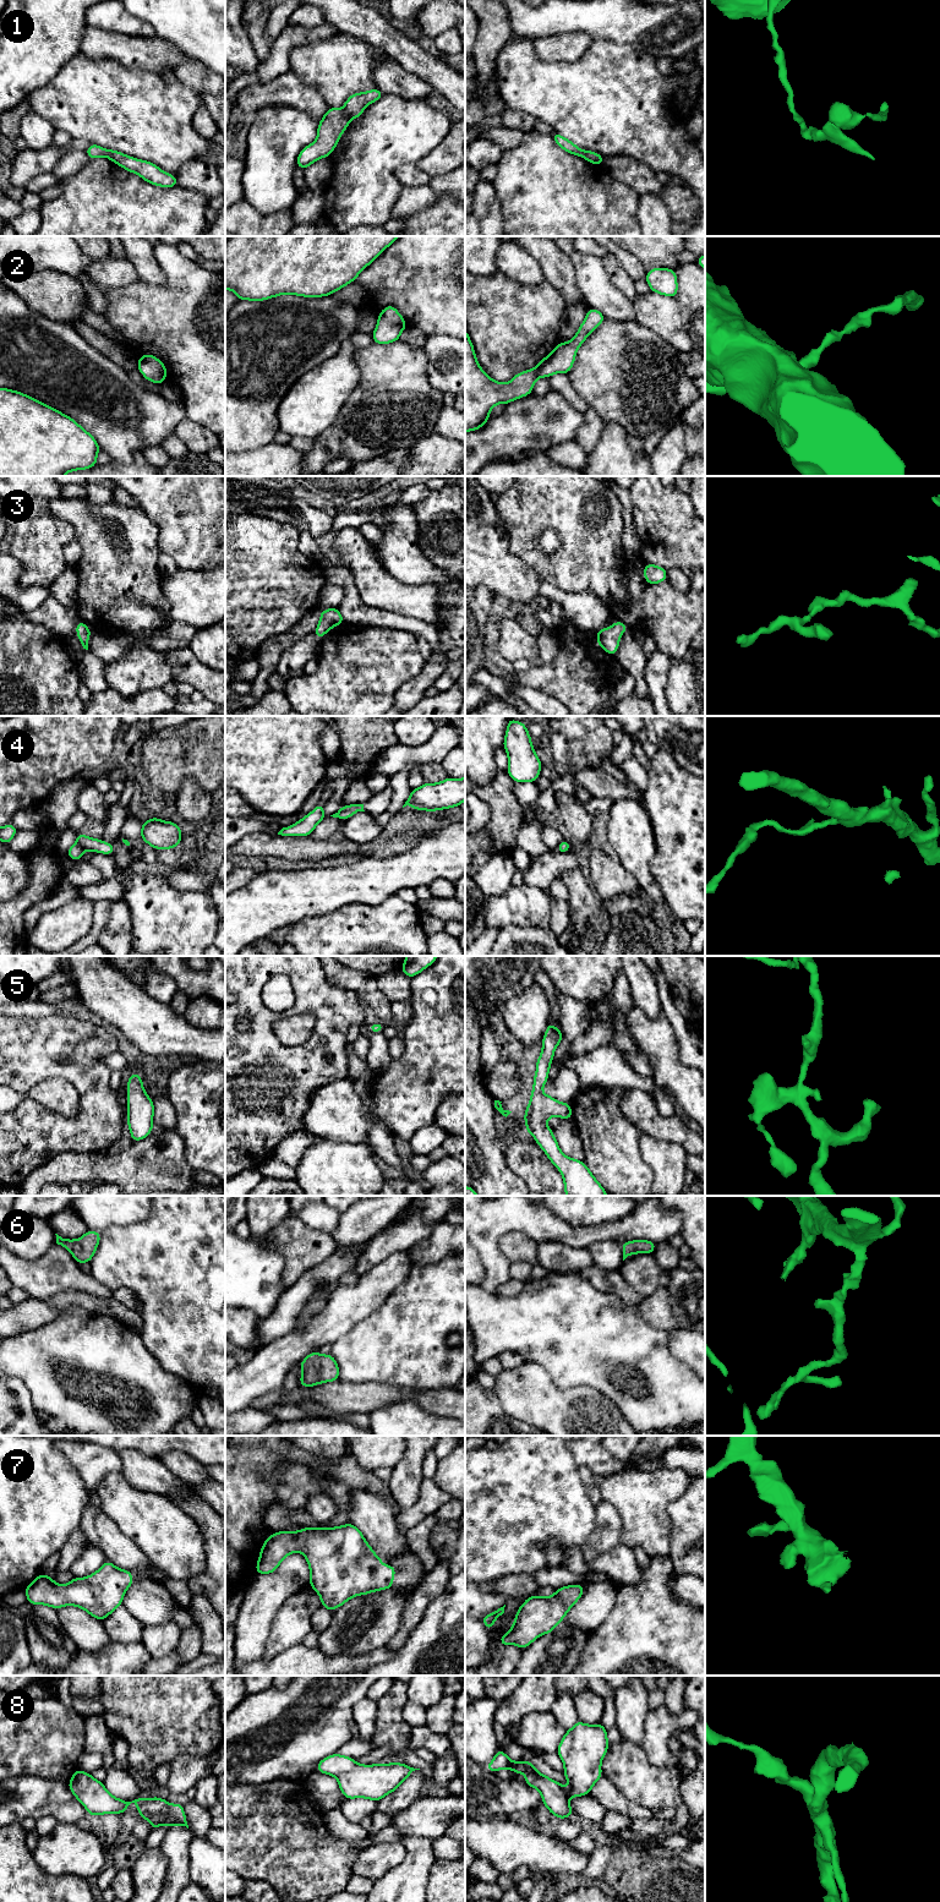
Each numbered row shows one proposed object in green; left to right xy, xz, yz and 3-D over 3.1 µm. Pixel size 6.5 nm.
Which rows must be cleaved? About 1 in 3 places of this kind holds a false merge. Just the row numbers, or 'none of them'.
1

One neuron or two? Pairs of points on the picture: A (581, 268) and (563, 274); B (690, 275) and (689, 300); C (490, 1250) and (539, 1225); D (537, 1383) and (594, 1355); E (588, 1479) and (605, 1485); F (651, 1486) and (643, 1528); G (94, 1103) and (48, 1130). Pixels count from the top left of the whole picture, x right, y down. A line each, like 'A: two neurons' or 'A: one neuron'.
A: two neurons
B: one neuron
C: one neuron
D: two neurons
E: two neurons
F: one neuron
G: one neuron

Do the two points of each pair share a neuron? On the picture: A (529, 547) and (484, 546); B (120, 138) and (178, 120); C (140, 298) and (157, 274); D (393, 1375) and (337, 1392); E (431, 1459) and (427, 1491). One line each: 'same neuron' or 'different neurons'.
A: different neurons
B: same neuron
C: different neurons
D: different neurons
E: different neurons

